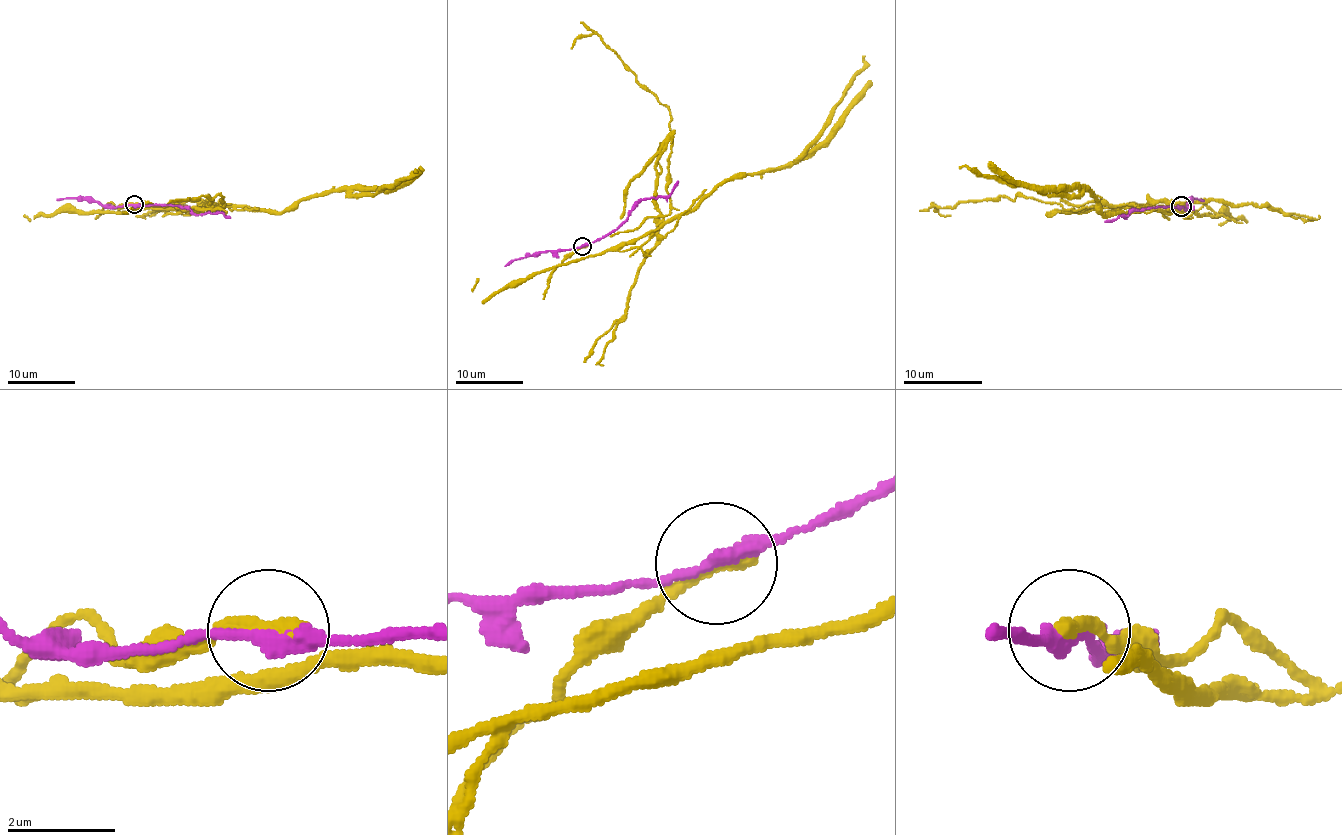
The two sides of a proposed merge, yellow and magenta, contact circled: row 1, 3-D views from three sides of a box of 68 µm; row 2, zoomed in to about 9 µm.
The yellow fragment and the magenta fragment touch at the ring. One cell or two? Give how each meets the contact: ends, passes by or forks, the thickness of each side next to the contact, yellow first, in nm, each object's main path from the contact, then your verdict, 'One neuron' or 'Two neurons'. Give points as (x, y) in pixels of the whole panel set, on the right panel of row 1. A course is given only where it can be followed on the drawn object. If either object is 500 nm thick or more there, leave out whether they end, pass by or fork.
At the ring yellow ends. At the ring magenta passes by. Thickness 340 nm (yellow) against 280 nm. Course of yellow: (1180, 205), (1200, 213), (1141, 209), (1105, 215), (1085, 190), (1077, 195), (1046, 195), (959, 168). Course of magenta: (1180, 205), (1141, 207), (1127, 217), (1123, 215), (1105, 221). Two neurons

